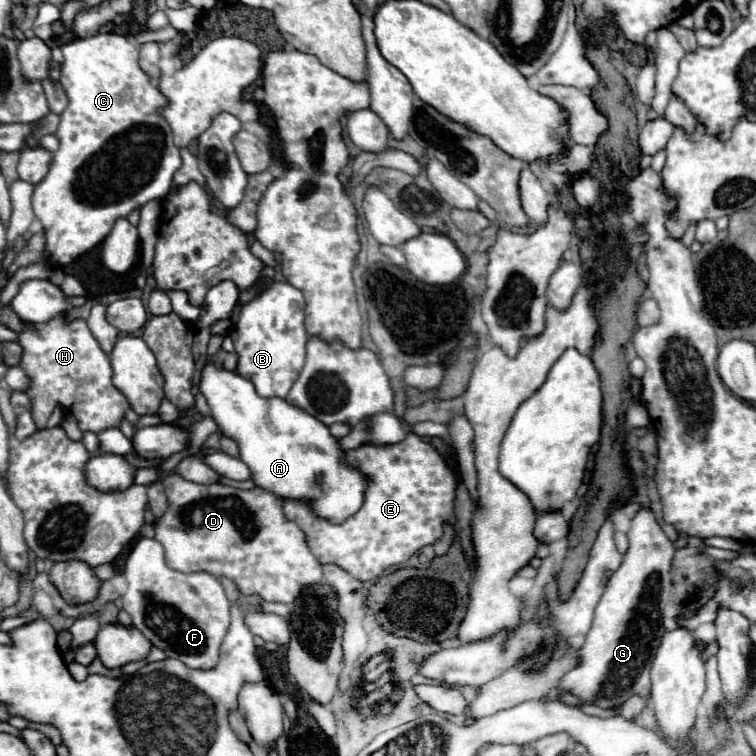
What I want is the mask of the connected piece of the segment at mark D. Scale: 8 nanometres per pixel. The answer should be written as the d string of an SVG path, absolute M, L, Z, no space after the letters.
M176 474L166 476L162 484L168 496L168 510L164 516L156 520L156 526L164 530L156 532L156 540L164 546L166 562L170 568L178 572L206 570L216 578L226 576L236 582L242 596L258 594L266 602L284 602L284 604L294 604L304 588L320 583L326 584L324 582L326 564L322 566L312 556L304 532L296 524L284 518L280 500L272 492L266 492L262 488L238 490L232 486L224 486L220 482L194 484Z

